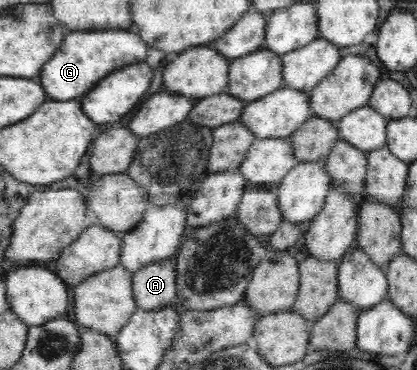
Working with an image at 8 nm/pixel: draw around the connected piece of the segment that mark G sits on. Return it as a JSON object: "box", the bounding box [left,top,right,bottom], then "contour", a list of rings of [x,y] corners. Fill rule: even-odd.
{"box":[41,31,147,99],"contour":[[[75,31],[63,39],[59,53],[55,53],[55,57],[51,57],[51,61],[43,67],[41,83],[51,99],[77,99],[93,89],[93,81],[106,78],[110,75],[109,71],[115,71],[129,61],[144,61],[145,55],[147,45],[141,41],[139,35],[135,35],[135,31]],[[123,57],[127,61],[119,61]]]}

